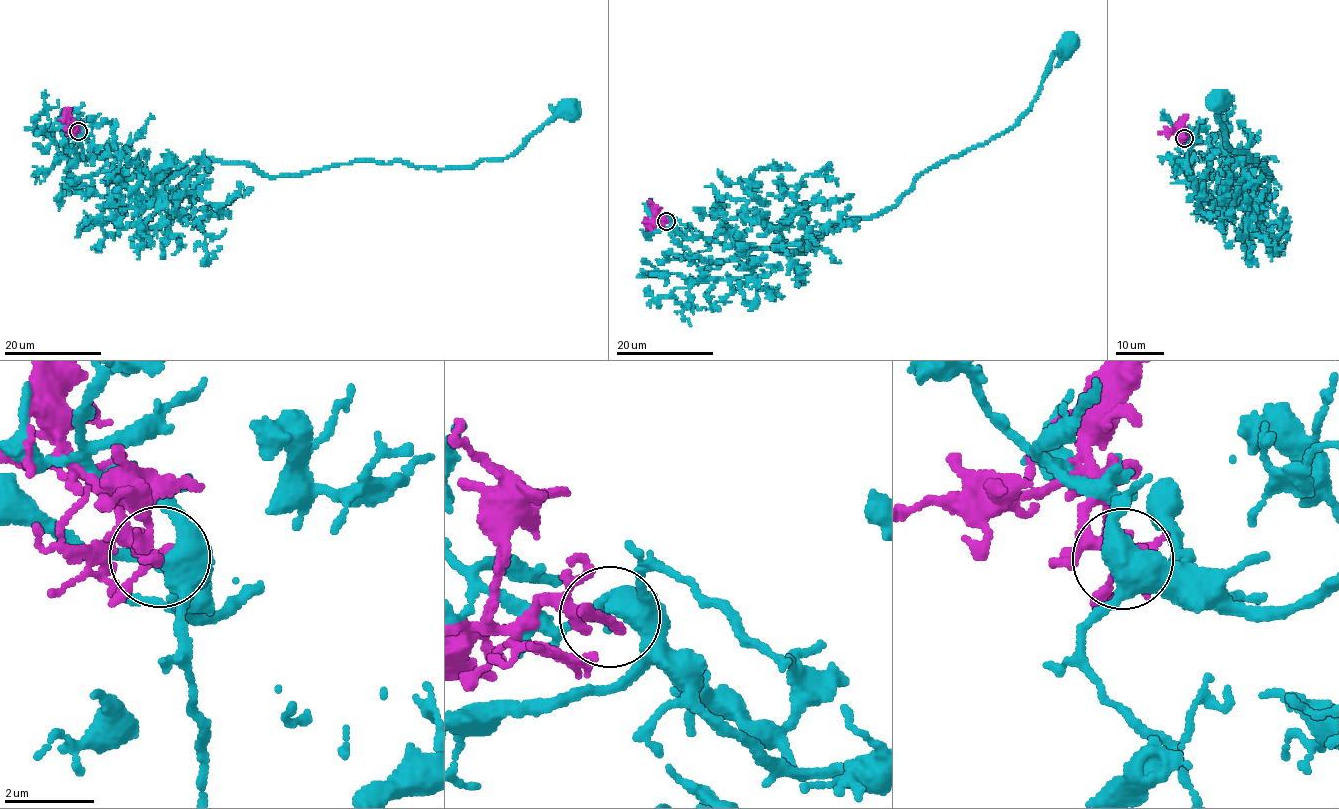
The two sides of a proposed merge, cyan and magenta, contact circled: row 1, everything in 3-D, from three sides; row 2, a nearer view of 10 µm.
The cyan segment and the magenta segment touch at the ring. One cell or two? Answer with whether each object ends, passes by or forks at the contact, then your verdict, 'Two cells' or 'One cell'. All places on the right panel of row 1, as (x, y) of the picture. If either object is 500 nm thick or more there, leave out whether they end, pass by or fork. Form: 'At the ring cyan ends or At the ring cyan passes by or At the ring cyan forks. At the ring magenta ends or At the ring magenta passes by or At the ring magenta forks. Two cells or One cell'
At the ring cyan forks. At the ring magenta passes by. Two cells

